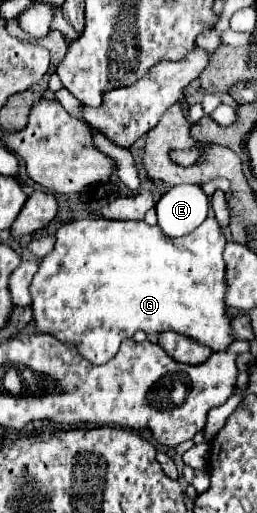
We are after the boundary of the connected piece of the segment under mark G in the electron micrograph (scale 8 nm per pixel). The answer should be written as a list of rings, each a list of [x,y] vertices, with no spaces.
[[[206,217],[204,223],[202,223],[200,227],[196,227],[190,235],[184,235],[184,237],[178,237],[178,239],[166,237],[158,225],[150,227],[150,225],[146,225],[144,221],[82,219],[82,221],[64,223],[64,225],[58,229],[58,233],[56,233],[54,251],[42,259],[40,269],[38,269],[38,273],[34,275],[34,281],[32,281],[32,287],[30,287],[32,307],[34,307],[34,323],[36,323],[36,327],[38,327],[40,333],[50,333],[50,335],[58,337],[60,341],[66,341],[66,343],[76,345],[78,351],[80,351],[86,359],[90,359],[92,363],[96,363],[96,365],[108,363],[108,361],[114,357],[114,353],[118,351],[120,341],[126,339],[126,337],[132,337],[138,329],[146,331],[148,335],[152,335],[152,333],[162,333],[162,331],[174,331],[174,333],[180,333],[180,335],[190,337],[192,341],[198,341],[200,345],[208,345],[214,353],[226,351],[226,349],[236,341],[236,335],[234,335],[234,331],[232,331],[232,319],[228,317],[228,305],[226,305],[226,281],[224,281],[226,265],[224,265],[224,259],[222,259],[224,245],[226,245],[224,233],[222,233],[222,229],[220,229],[220,225],[218,225],[218,221],[216,221],[214,217]]]

